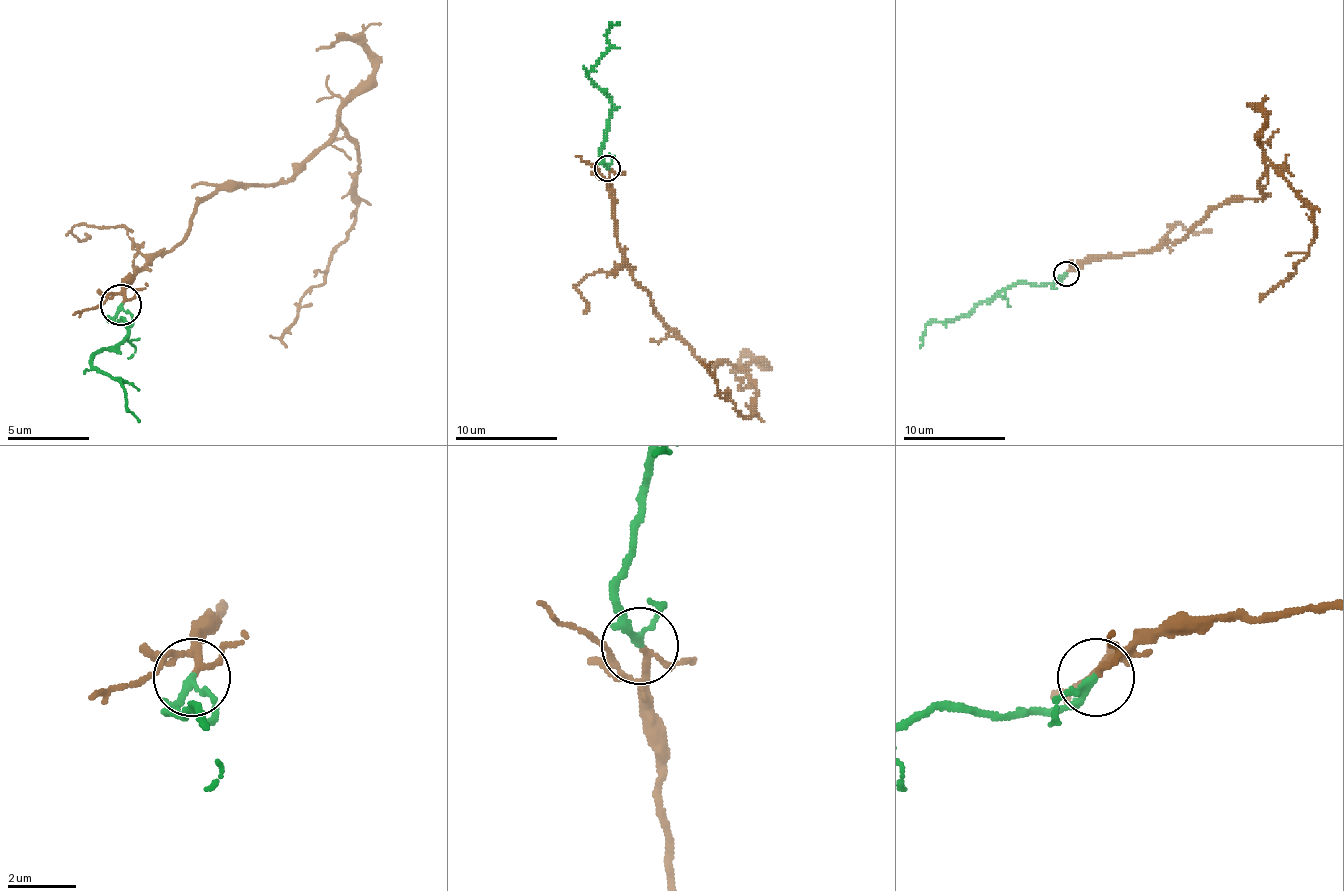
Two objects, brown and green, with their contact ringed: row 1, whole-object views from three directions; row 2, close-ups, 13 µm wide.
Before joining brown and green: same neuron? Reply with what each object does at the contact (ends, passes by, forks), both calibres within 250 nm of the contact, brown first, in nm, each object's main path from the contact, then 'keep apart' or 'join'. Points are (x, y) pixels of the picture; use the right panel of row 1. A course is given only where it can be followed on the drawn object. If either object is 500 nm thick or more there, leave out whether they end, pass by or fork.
brown passes by | green passes by | 150/170 nm | brown via (1067, 273), (1172, 242), (1226, 201), (1260, 198), (1270, 162), (1306, 201), (1314, 229), (1296, 270), (1260, 301) | green via (1067, 273), (1056, 283), (1013, 283), (972, 309), (943, 322), (930, 322), (920, 348) | join

